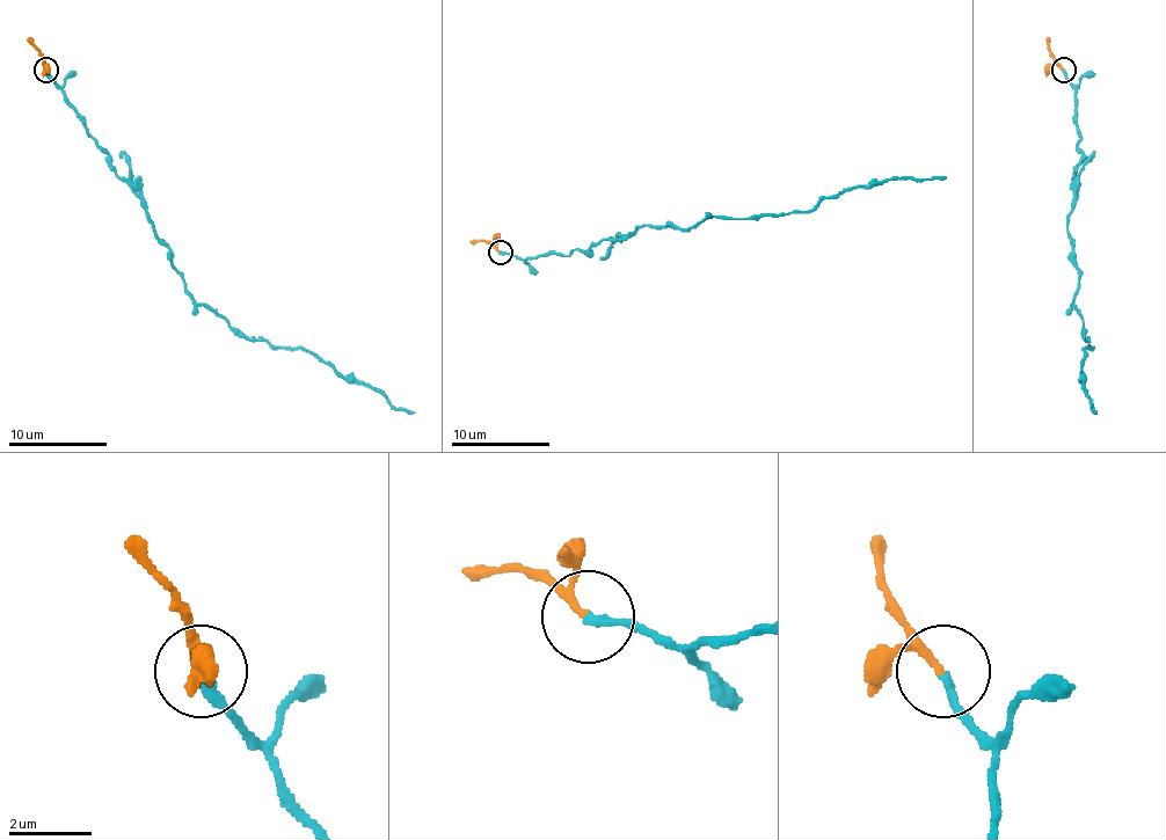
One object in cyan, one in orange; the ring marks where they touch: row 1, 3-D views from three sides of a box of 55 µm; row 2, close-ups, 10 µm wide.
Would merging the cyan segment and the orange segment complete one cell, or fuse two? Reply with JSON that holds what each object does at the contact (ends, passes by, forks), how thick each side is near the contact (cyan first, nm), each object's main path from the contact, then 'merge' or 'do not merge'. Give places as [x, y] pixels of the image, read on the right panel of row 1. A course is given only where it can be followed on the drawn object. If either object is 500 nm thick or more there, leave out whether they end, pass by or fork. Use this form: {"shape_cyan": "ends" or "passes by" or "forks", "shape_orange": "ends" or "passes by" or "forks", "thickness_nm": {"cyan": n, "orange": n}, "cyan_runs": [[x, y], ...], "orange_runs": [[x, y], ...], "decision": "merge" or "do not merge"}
{"shape_cyan": "ends", "shape_orange": "passes by", "thickness_nm": {"cyan": 200, "orange": 130}, "cyan_runs": [[1063, 70], [1076, 92], [1080, 155], [1068, 223], [1079, 279], [1071, 304], [1093, 349], [1081, 378], [1094, 413]], "orange_runs": [[1064, 70], [1049, 49], [1046, 37]], "decision": "merge"}

